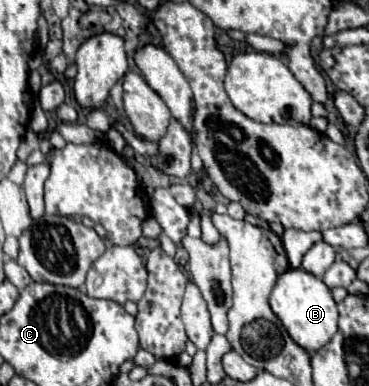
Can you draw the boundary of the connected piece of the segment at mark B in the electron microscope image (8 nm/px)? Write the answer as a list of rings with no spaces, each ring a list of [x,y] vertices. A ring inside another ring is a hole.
[[[288,269],[276,279],[276,287],[270,293],[270,307],[280,317],[292,339],[310,353],[324,347],[338,331],[338,309],[330,293],[330,287],[304,269]]]

